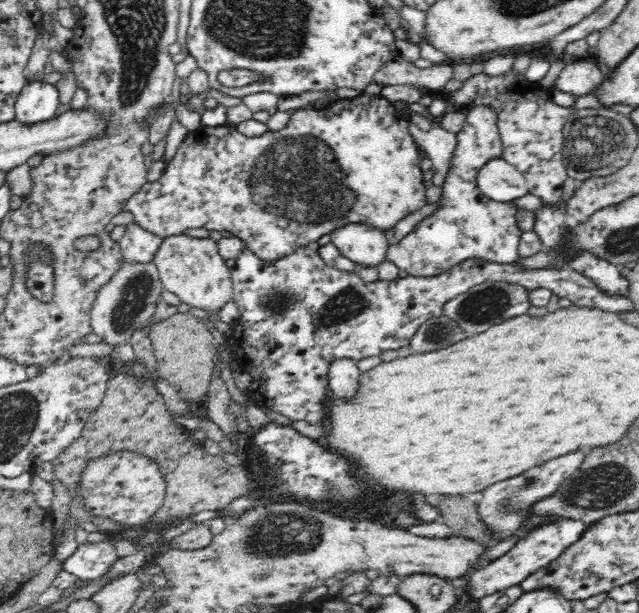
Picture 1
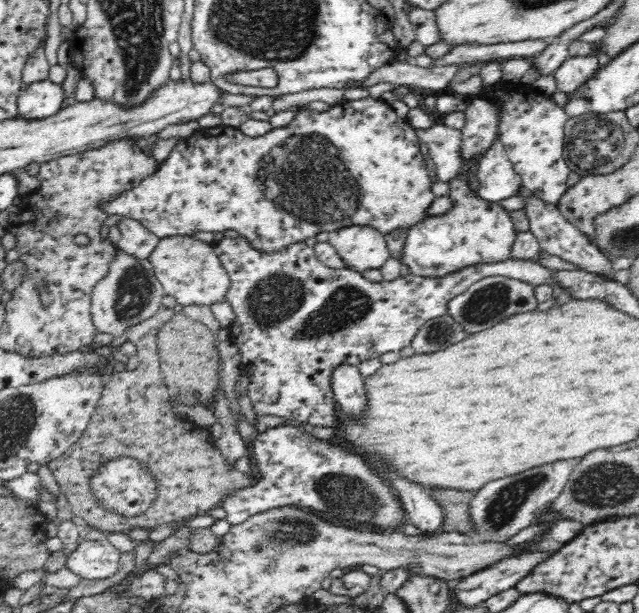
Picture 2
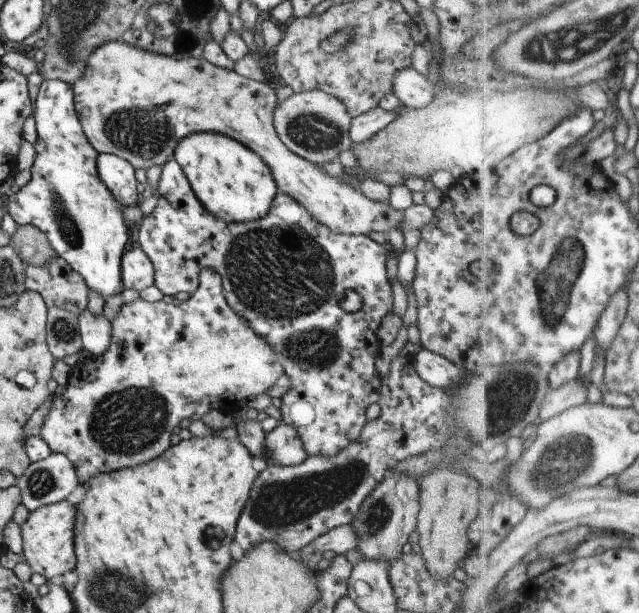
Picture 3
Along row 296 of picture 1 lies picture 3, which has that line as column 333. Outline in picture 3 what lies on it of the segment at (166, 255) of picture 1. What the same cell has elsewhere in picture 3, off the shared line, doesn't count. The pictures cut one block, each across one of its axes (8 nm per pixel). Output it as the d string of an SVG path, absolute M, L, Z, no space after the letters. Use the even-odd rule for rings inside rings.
M123 40L102 44L90 54L86 64L86 72L72 87L74 108L85 138L88 138L88 144L96 152L120 156L128 160L135 170L148 170L154 165L162 167L164 162L173 160L178 142L192 134L212 132L230 136L246 148L254 150L266 162L280 193L288 194L294 202L304 206L312 220L326 226L333 234L369 236L371 232L380 232L387 236L392 228L400 230L404 210L395 210L386 201L366 198L355 181L347 184L340 180L340 176L331 177L318 164L308 162L288 150L274 130L272 114L276 108L277 95L274 86L265 81L244 78L235 70L218 68L204 58L178 60L174 56L146 52Z

